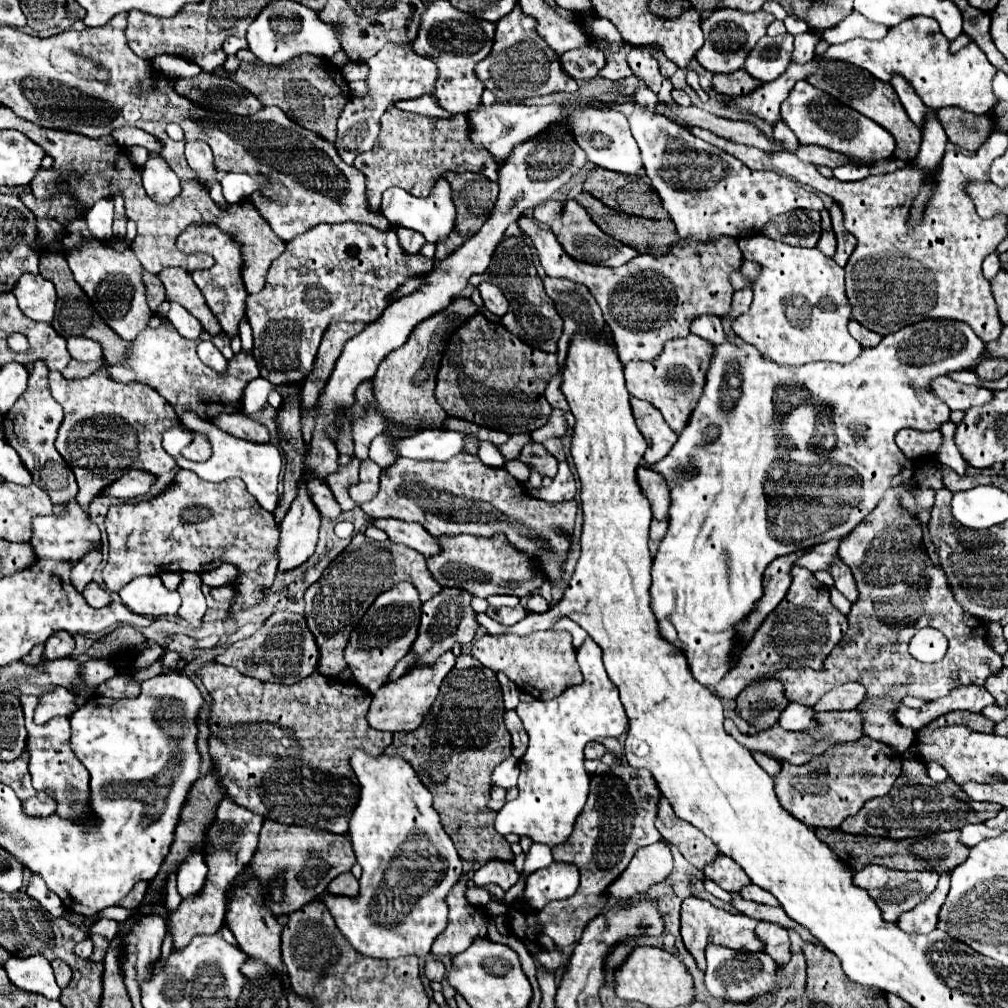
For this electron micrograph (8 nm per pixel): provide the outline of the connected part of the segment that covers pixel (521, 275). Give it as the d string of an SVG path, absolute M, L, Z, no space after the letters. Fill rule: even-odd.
M508 237L504 243L500 243L486 273L472 277L474 285L478 285L482 279L498 285L510 303L506 315L500 317L500 323L526 345L546 353L556 353L556 343L562 335L562 317L556 313L550 297L542 291L542 279L536 275L528 243L518 237Z

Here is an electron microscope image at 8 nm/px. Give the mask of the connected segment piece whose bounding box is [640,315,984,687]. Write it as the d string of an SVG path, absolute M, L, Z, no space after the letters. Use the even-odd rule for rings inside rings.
M714 315L696 317L690 325L690 333L706 339L714 347L704 393L670 455L658 463L646 463L642 459L640 465L664 477L672 499L668 531L660 541L652 565L650 607L662 639L672 641L674 647L684 653L690 673L700 685L714 687L732 667L734 653L740 645L736 625L754 611L764 595L764 571L776 557L848 535L874 511L884 491L900 483L912 485L910 491L902 491L902 507L910 515L932 509L934 493L944 488L932 459L924 461L924 473L918 475L912 463L904 465L902 459L906 457L898 451L894 435L904 427L932 431L948 421L950 409L932 395L930 381L952 371L962 371L964 365L982 359L984 343L962 321L926 319L886 335L880 345L864 349L852 363L808 363L790 367L764 357L754 345L740 337L730 339L722 329L722 321ZM786 461L792 473L786 471ZM798 489L810 491L810 503L806 495L798 495Z

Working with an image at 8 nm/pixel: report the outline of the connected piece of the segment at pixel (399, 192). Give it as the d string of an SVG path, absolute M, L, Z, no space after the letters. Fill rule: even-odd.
M399 187L388 188L382 194L382 215L388 219L390 227L406 227L418 231L426 237L428 243L438 243L438 239L446 239L446 235L454 231L456 221L456 209L450 191L432 191L430 197L418 199Z

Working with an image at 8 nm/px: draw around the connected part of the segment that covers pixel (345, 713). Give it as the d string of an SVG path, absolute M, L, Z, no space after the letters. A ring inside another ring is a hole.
M214 663L200 667L196 675L212 697L212 709L208 713L208 751L212 757L212 771L216 773L220 787L224 787L224 793L236 805L242 805L264 819L346 835L348 821L356 807L356 777L348 759L354 749L378 755L392 743L390 733L374 731L366 723L366 711L372 699L370 693L362 691L360 685L344 685L342 681L320 673L312 673L294 685L276 685L250 679L240 675L234 667Z

